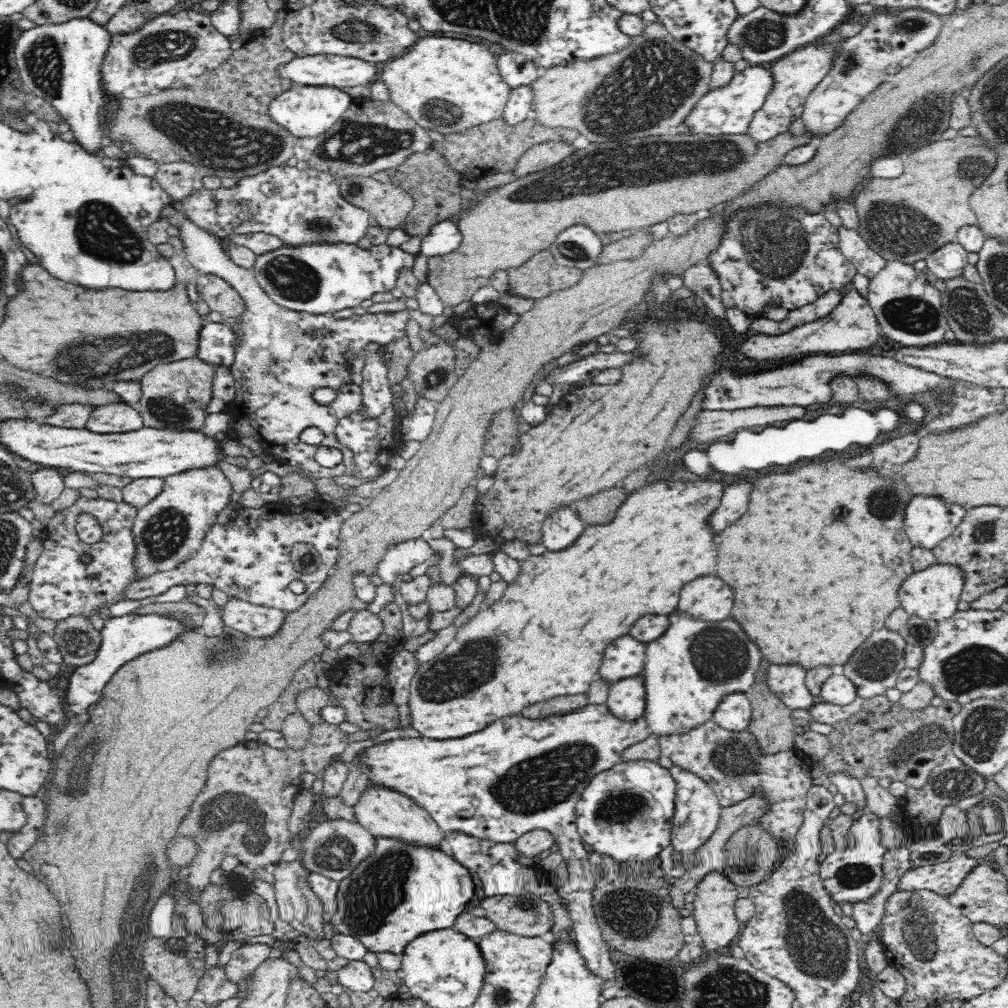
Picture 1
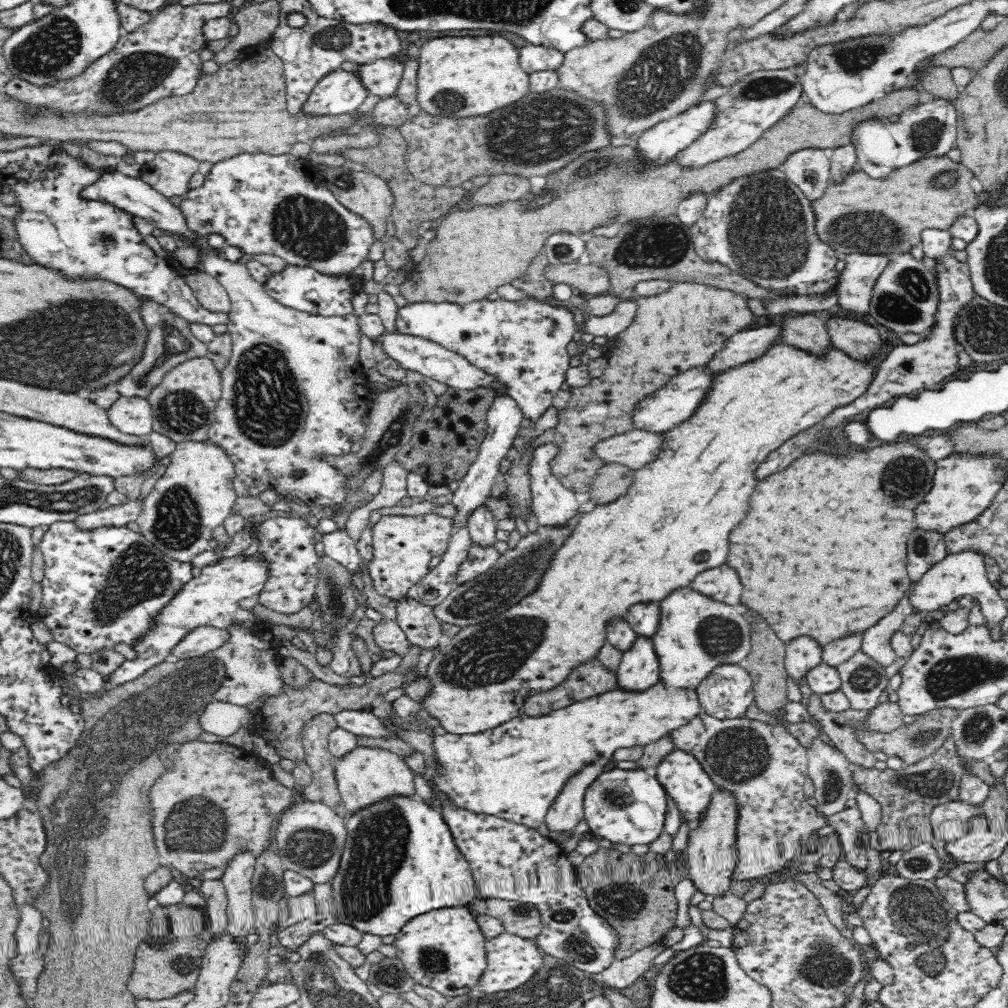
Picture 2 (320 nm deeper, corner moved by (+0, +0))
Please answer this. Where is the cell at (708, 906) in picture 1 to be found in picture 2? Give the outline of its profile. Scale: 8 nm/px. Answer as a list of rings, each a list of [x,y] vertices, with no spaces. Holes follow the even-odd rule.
[[[719,789],[713,797],[703,824],[689,834],[687,849],[689,868],[685,877],[694,883],[697,890],[706,894],[707,899],[719,899],[720,896],[729,894],[732,876],[737,866],[736,822],[736,801],[730,793]]]

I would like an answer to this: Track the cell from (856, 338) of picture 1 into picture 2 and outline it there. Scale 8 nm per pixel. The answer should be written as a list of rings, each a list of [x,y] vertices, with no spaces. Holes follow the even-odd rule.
[[[852,253],[846,255],[835,293],[837,305],[854,316],[871,315],[871,298],[877,278],[889,262],[890,255]]]

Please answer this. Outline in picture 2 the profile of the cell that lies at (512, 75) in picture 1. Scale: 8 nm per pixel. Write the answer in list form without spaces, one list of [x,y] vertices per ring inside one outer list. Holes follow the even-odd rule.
[[[524,46],[518,54],[520,68],[526,74],[542,71],[555,71],[562,64],[563,56],[556,48],[546,48],[544,46]]]

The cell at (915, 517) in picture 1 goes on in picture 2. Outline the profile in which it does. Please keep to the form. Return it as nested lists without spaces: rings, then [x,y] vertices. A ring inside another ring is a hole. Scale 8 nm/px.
[[[950,457],[938,460],[932,486],[924,495],[924,502],[916,508],[915,525],[926,532],[946,534],[959,526],[972,522],[992,504],[998,489],[1004,484],[1003,472],[998,470],[998,459],[986,457]]]

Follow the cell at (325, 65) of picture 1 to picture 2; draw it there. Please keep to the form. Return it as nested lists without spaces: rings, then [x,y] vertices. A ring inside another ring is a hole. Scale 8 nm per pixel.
[[[391,57],[359,64],[355,75],[370,95],[384,98],[395,95],[403,70],[403,58]]]

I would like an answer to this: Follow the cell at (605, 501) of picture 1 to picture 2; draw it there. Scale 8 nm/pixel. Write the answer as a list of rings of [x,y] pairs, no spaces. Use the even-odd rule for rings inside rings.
[[[606,462],[602,468],[598,468],[589,486],[590,500],[598,505],[614,502],[625,495],[632,481],[632,469],[618,462]]]

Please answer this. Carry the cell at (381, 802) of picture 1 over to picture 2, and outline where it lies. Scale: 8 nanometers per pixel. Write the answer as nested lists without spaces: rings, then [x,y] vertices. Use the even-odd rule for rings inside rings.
[[[356,746],[342,758],[334,758],[338,789],[346,807],[347,816],[355,816],[365,808],[397,797],[416,798],[414,772],[400,755],[379,748]]]

